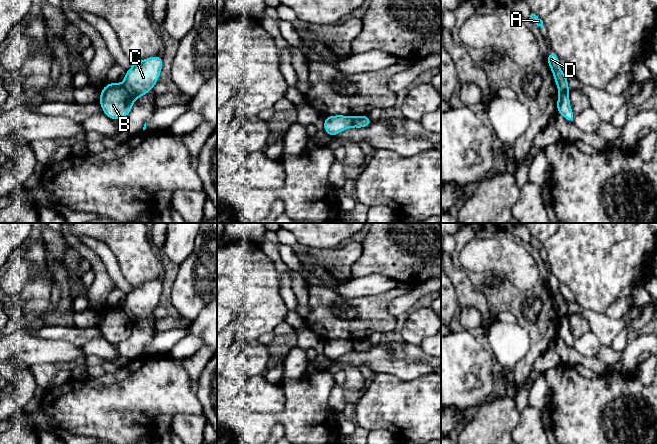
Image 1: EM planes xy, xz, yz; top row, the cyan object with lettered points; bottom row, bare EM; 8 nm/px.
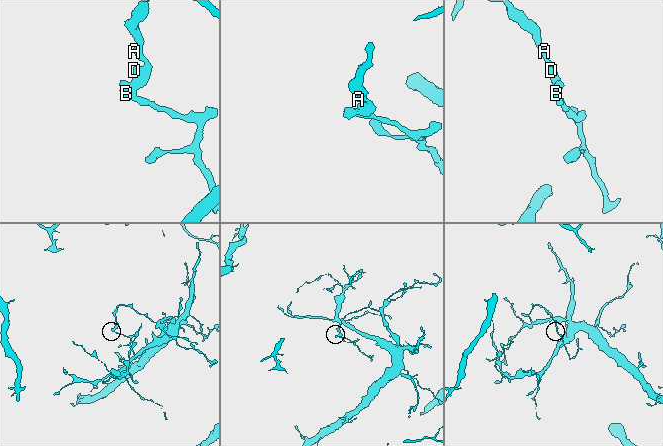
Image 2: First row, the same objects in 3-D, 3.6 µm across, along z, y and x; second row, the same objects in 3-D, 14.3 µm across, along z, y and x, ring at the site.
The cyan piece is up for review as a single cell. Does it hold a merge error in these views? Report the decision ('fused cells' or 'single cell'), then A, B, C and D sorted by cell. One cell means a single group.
fused cells | A C D / B

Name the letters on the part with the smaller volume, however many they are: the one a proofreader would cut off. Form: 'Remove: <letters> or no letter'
Remove: B

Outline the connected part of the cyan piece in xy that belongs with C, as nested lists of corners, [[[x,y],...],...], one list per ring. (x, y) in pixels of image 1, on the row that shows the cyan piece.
[[[161,56],[133,62],[132,67],[125,72],[123,87],[134,100],[138,99],[153,89],[160,77],[162,66]]]

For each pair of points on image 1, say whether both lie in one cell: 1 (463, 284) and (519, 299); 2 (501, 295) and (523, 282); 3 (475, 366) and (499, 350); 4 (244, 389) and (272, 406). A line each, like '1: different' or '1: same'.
1: different
2: different
3: different
4: same

